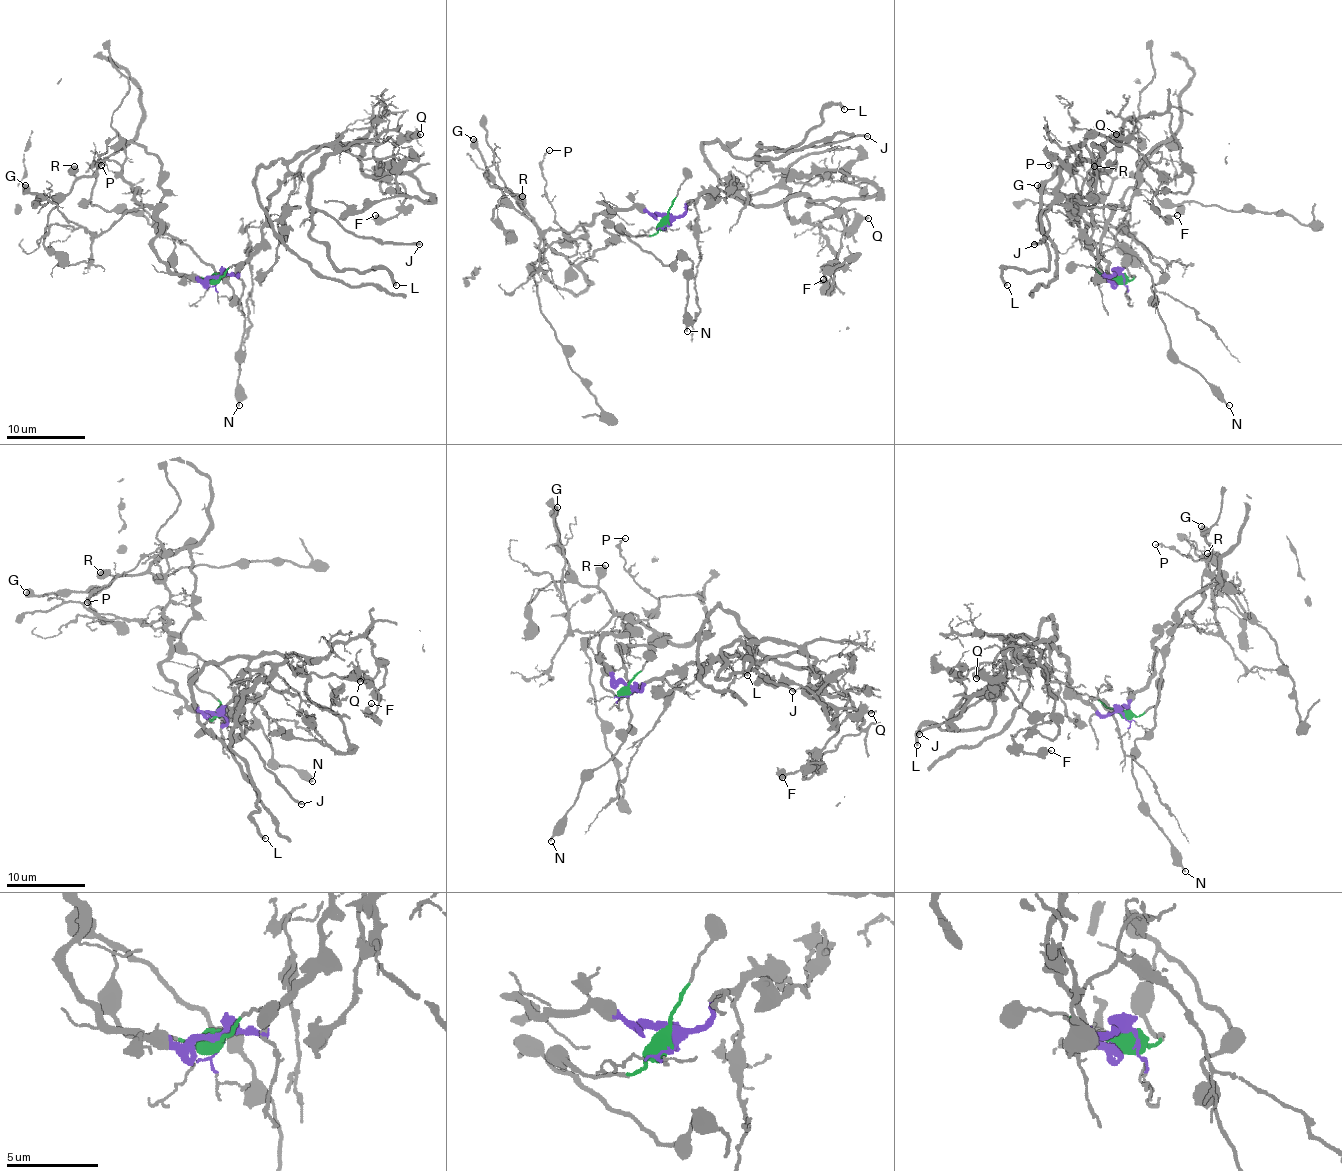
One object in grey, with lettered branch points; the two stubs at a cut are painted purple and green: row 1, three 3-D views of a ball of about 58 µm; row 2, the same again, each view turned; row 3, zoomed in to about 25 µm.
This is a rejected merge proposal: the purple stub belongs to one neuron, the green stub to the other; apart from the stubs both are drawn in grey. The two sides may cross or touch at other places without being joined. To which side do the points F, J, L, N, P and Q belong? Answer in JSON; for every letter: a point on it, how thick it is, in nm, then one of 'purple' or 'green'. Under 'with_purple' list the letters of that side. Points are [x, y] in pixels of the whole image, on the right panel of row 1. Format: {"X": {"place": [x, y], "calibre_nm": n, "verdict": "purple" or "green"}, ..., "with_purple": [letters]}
{"F": {"place": [1177, 215], "calibre_nm": 140, "verdict": "purple"}, "J": {"place": [1034, 244], "calibre_nm": 240, "verdict": "purple"}, "L": {"place": [1007, 285], "calibre_nm": 300, "verdict": "purple"}, "N": {"place": [1229, 405], "calibre_nm": 190, "verdict": "green"}, "P": {"place": [1048, 165], "calibre_nm": 170, "verdict": "purple"}, "Q": {"place": [1116, 134], "calibre_nm": 260, "verdict": "purple"}, "with_purple": ["F", "J", "L", "P", "Q"]}

